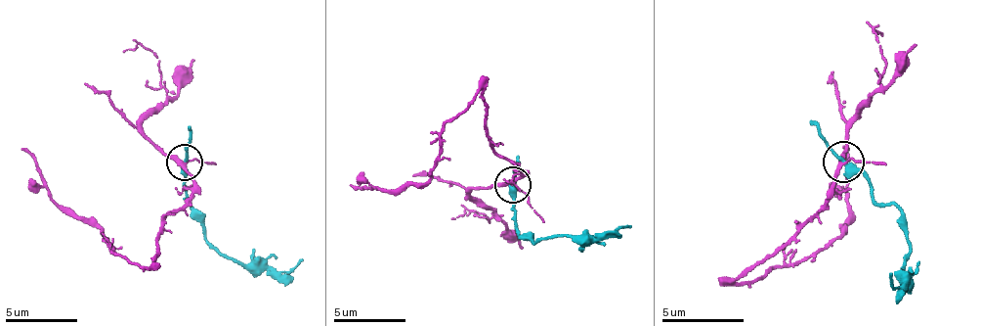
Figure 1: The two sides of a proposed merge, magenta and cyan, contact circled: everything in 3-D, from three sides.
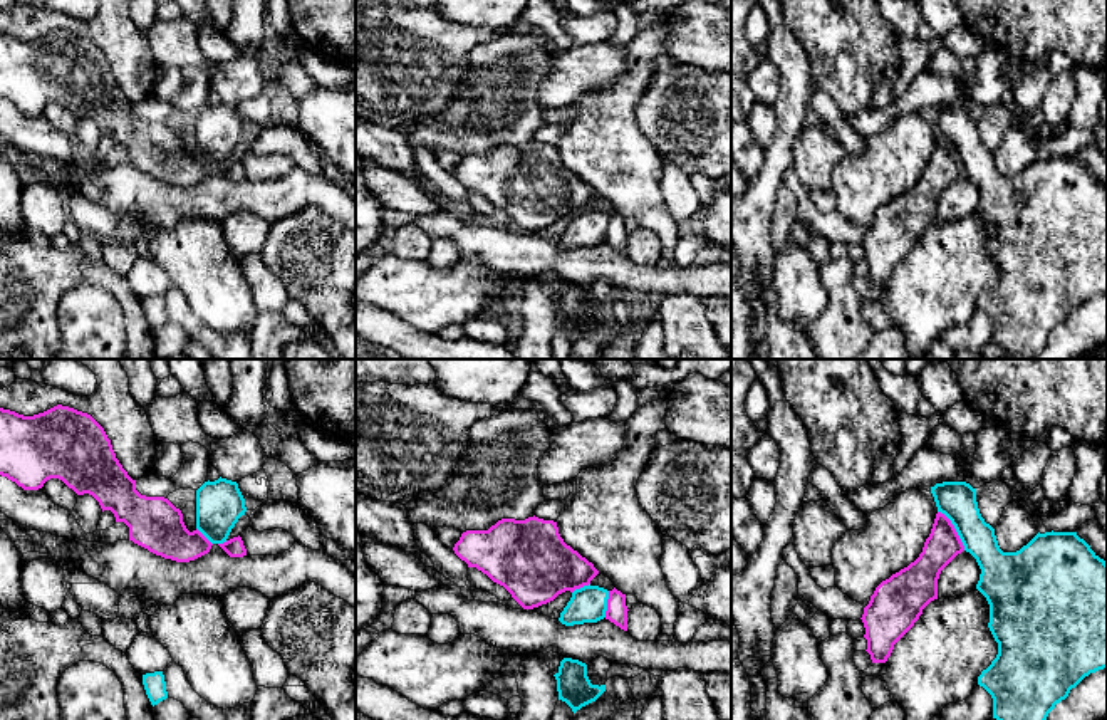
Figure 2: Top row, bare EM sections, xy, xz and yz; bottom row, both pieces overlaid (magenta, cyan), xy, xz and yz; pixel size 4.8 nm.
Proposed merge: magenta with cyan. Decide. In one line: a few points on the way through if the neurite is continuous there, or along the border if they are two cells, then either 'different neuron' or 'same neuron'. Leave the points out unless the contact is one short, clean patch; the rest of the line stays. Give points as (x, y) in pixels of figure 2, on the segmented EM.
border yz (938, 511), (950, 521), (965, 549); different neuron

